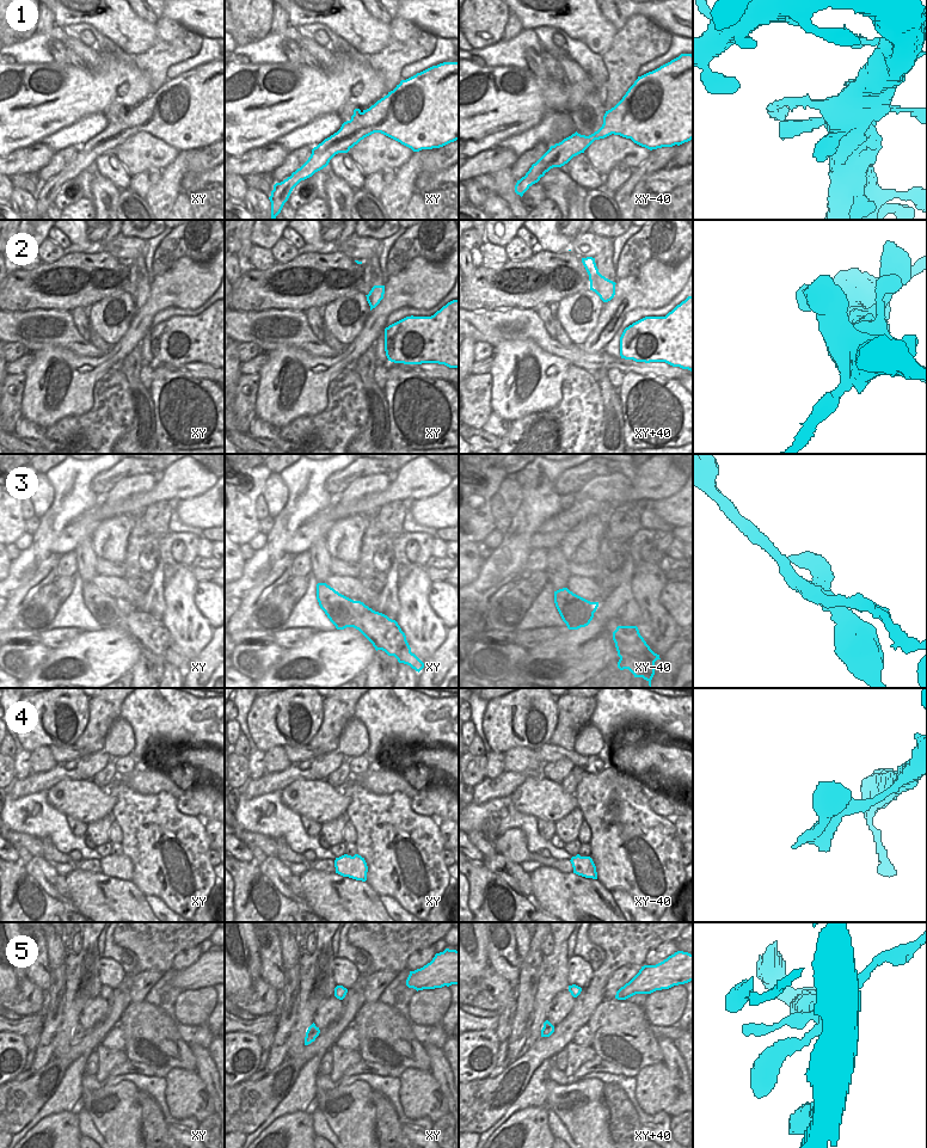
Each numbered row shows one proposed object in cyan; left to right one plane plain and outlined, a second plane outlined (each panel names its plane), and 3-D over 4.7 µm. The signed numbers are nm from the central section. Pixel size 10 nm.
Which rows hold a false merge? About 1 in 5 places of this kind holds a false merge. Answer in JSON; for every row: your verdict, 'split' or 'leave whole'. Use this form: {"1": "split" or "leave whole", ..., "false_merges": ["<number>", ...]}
{"1": "leave whole", "2": "leave whole", "3": "leave whole", "4": "split", "5": "leave whole", "false_merges": ["4"]}

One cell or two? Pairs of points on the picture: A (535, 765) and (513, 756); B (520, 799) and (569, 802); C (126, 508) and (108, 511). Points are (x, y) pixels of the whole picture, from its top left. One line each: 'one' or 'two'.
A: one
B: one
C: one

